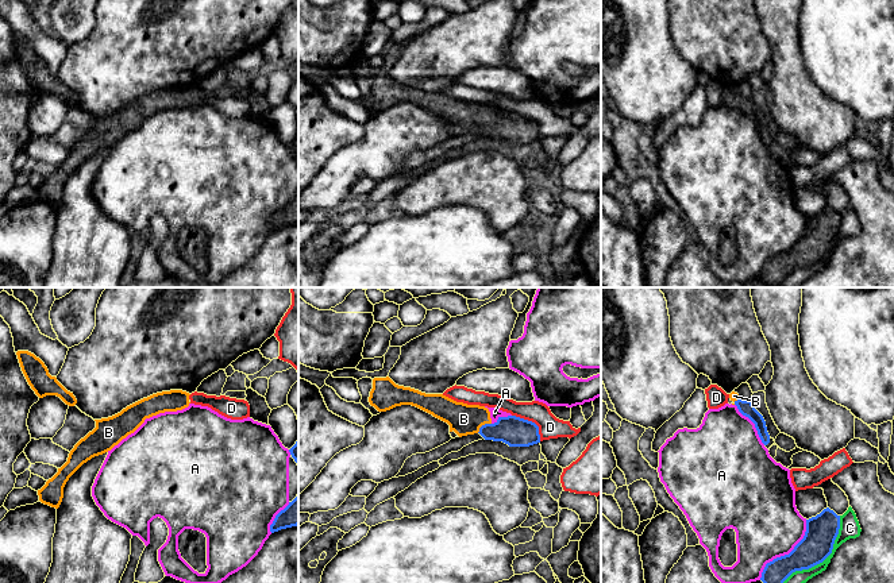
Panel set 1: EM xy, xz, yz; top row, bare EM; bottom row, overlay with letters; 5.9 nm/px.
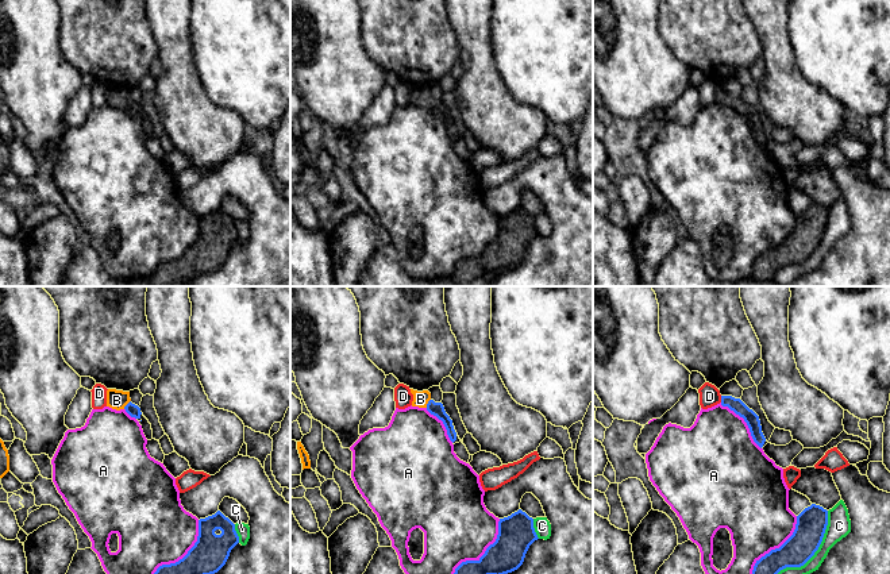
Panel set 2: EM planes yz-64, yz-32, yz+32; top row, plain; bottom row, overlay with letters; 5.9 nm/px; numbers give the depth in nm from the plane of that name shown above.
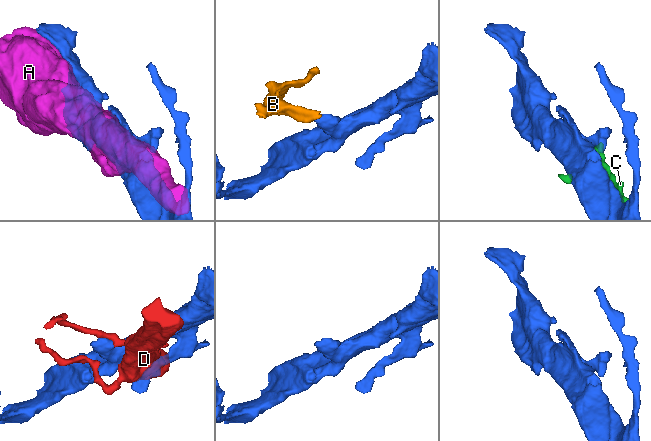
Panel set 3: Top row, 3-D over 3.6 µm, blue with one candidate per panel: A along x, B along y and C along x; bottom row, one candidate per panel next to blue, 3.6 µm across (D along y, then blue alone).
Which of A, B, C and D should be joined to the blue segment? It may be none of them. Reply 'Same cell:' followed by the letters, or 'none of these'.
Same cell: B

